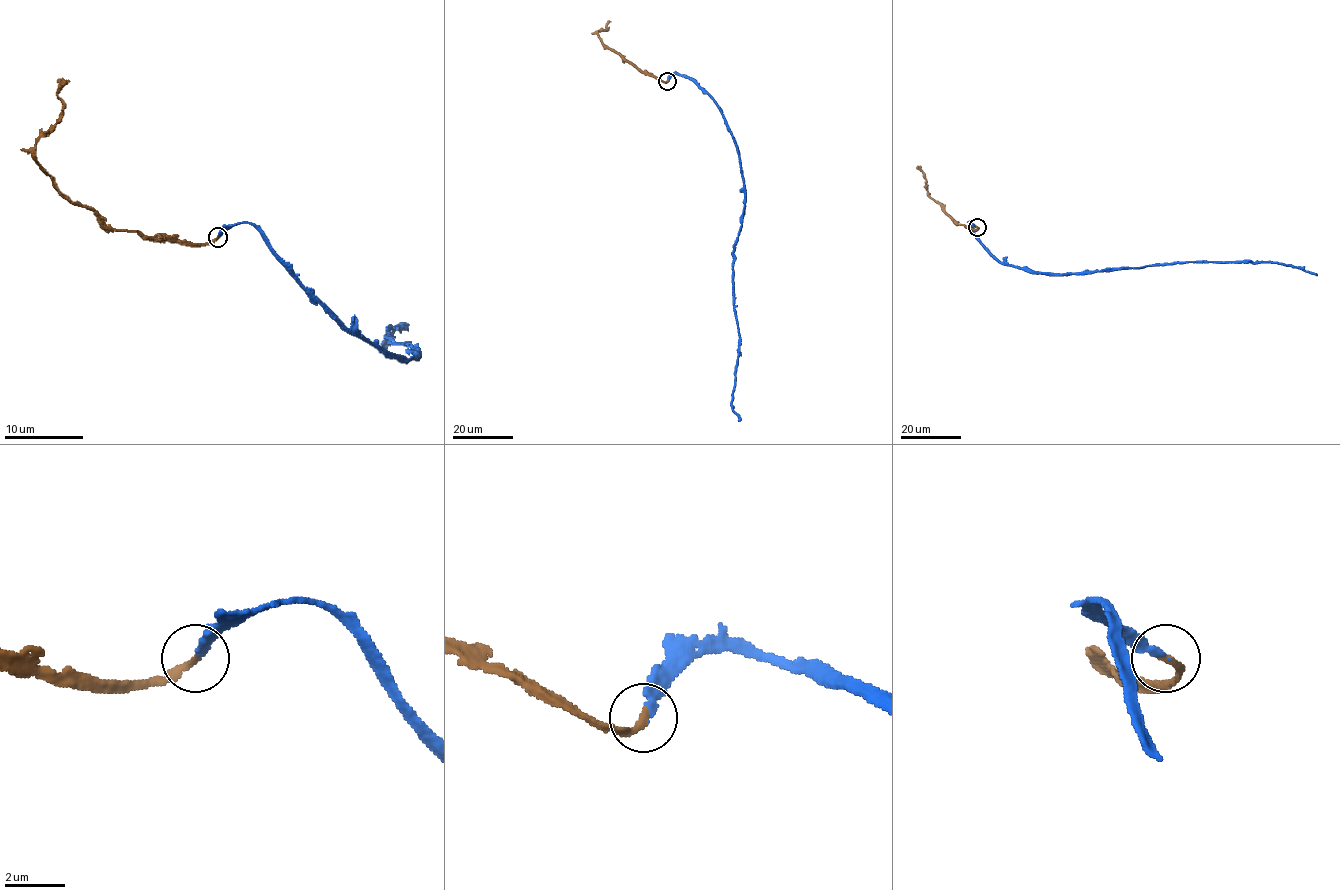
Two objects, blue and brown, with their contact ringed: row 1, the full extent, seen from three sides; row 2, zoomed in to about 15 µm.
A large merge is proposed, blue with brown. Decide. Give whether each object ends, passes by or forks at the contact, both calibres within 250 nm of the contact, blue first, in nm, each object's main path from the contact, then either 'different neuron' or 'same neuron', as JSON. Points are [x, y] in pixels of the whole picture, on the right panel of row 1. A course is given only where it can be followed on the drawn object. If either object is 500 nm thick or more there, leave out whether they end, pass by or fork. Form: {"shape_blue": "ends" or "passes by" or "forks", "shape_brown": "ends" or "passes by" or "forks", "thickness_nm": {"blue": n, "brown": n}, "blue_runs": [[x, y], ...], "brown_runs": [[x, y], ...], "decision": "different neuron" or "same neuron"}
{"shape_blue": "ends", "shape_brown": "ends", "thickness_nm": {"blue": 170, "brown": 240}, "blue_runs": [[977, 227], [970, 221], [975, 238], [997, 259], [1035, 273], [1252, 261], [1300, 267], [1316, 275]], "brown_runs": [[977, 227], [966, 228], [956, 223], [939, 203], [927, 195], [926, 178], [917, 166]], "decision": "same neuron"}

